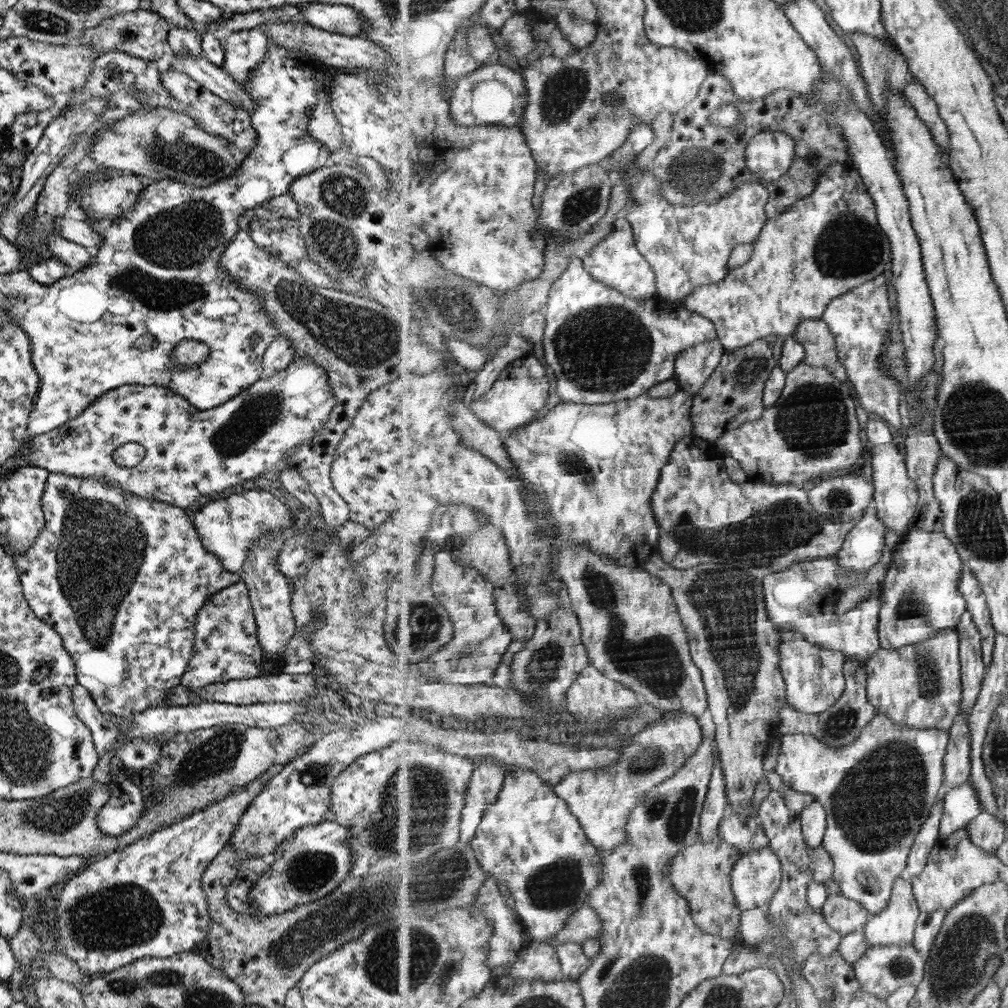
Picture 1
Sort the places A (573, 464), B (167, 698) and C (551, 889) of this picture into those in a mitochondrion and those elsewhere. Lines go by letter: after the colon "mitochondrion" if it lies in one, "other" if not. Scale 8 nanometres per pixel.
A: mitochondrion
B: other
C: mitochondrion

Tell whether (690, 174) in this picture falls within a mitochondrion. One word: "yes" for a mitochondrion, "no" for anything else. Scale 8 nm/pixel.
yes

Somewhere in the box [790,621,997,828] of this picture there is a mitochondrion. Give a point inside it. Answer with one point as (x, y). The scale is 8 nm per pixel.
(929, 679)

